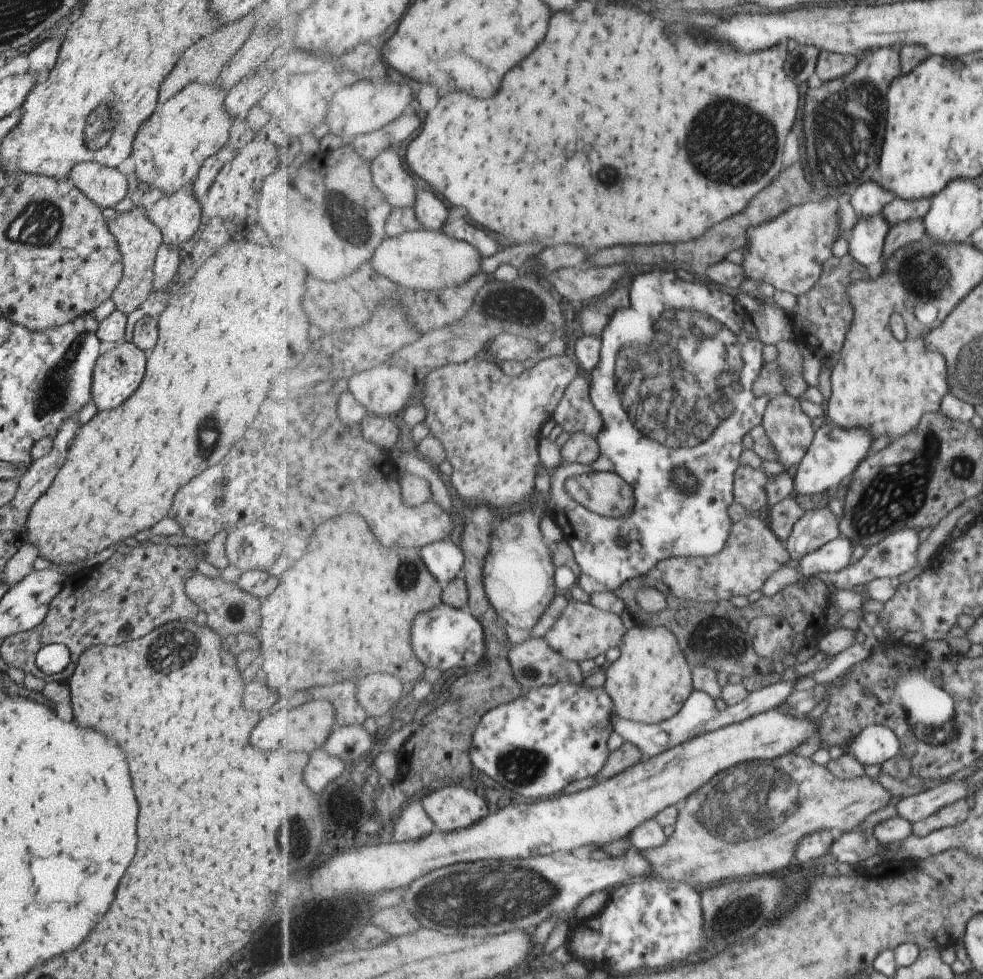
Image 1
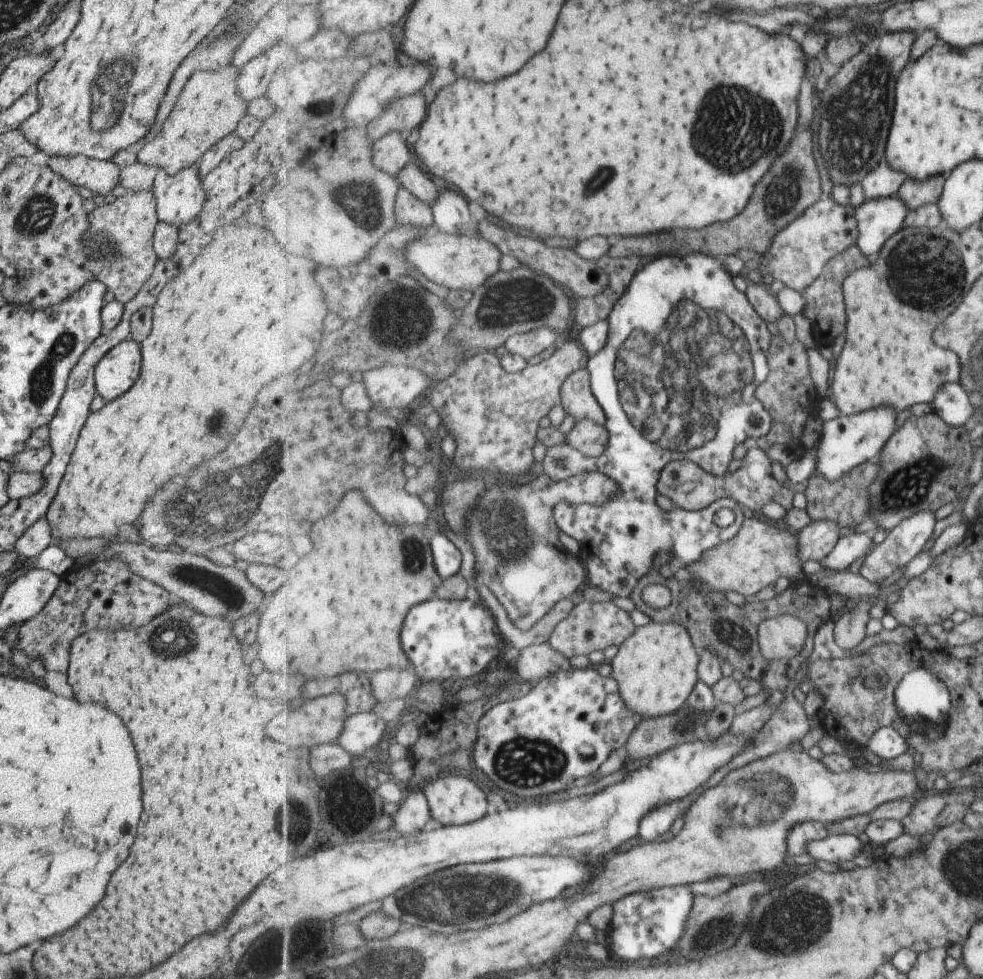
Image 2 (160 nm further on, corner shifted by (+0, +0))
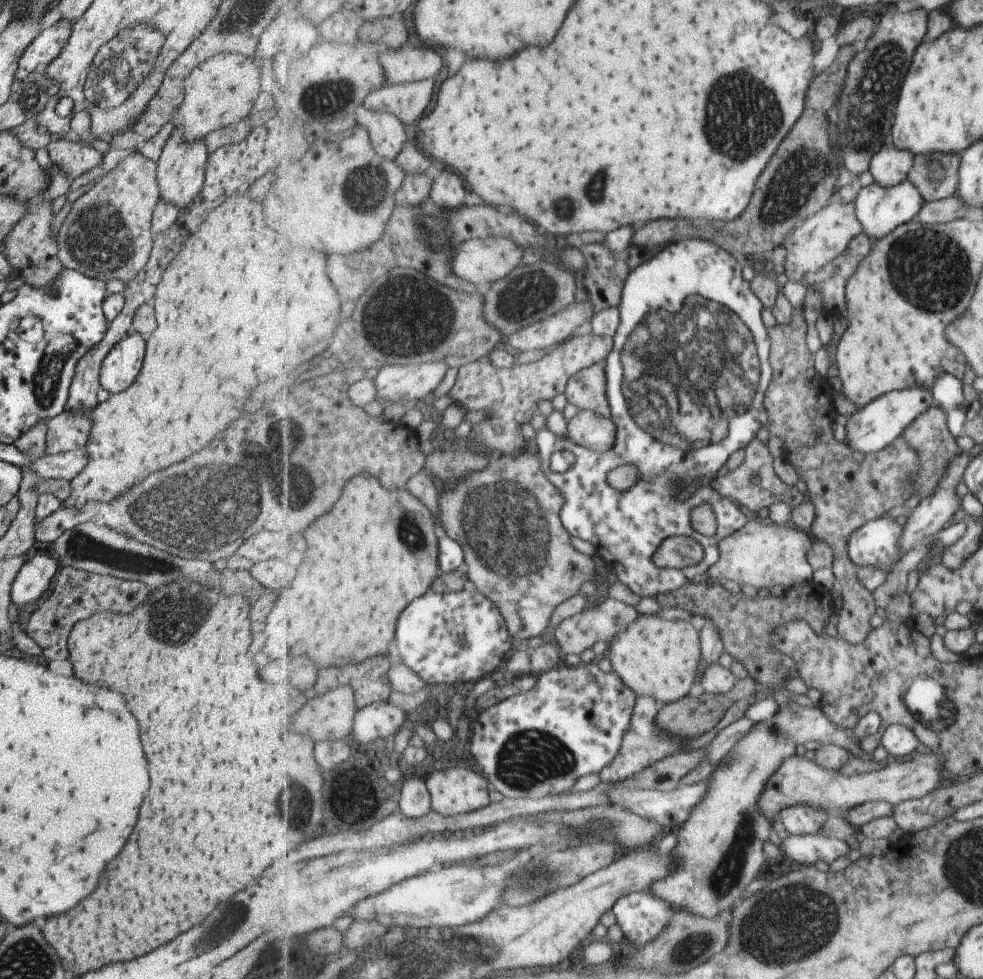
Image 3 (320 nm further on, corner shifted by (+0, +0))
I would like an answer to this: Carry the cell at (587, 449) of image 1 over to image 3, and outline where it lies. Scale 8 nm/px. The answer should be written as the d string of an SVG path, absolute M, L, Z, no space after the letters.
M578 410L568 422L568 437L590 451L603 453L616 447L616 426L612 418L605 418L591 410Z

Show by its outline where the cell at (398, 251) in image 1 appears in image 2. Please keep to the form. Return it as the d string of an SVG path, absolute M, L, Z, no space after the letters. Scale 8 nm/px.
M433 228L423 238L410 243L406 258L428 280L454 291L468 291L471 295L501 271L503 253L496 244L481 235L454 235Z

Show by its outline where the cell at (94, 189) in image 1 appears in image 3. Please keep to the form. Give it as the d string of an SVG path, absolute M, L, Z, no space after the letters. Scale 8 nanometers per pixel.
M73 135L51 138L46 149L52 166L70 180L101 164L103 159L84 139Z

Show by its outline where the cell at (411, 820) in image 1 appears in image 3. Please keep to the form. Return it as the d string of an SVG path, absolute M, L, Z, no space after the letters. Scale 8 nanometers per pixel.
M416 774L404 782L400 802L396 805L407 818L423 818L432 812L432 797L426 784L426 777Z

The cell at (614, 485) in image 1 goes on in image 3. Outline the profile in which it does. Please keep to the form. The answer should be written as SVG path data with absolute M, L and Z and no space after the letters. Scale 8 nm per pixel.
M529 452L517 453L515 456L502 456L494 460L492 464L481 470L481 472L473 472L471 476L463 478L461 482L457 482L457 486L453 490L446 490L438 498L439 506L439 521L442 525L442 533L449 537L456 537L457 541L464 548L466 564L468 572L466 577L474 583L476 590L481 594L493 598L493 596L501 596L501 600L493 600L497 602L497 606L501 606L501 612L505 612L505 618L509 618L509 626L513 626L513 634L517 634L517 638L521 647L529 642L529 638L537 638L538 635L545 634L549 631L549 624L553 622L553 614L556 614L557 608L563 602L568 602L571 598L576 598L576 595L581 590L581 585L585 582L594 581L595 570L597 570L595 557L587 556L580 551L577 551L572 546L572 536L565 529L560 518L560 512L565 507L567 496L556 488L549 480L548 476L542 470L540 456L538 453L529 454Z

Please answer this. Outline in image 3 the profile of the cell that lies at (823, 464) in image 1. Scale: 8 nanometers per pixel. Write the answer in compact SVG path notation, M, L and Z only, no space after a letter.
M915 386L911 390L897 390L877 398L867 407L858 409L848 416L846 423L846 441L853 450L861 454L873 454L885 450L903 435L903 432L921 416L935 406L936 392L923 386Z

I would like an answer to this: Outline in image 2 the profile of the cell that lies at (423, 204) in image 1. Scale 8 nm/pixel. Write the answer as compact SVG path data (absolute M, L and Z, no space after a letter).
M413 161L407 163L397 177L403 187L408 188L419 197L419 200L428 202L431 206L440 193L440 190L436 189L435 182L431 180L431 176L427 174L427 170L423 172L419 168L419 164L415 164Z

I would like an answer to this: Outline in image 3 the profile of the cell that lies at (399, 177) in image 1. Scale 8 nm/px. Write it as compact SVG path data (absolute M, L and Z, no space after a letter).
M365 105L356 111L356 117L357 123L363 124L369 130L377 155L388 161L396 161L407 144L404 123L391 112L375 112Z

